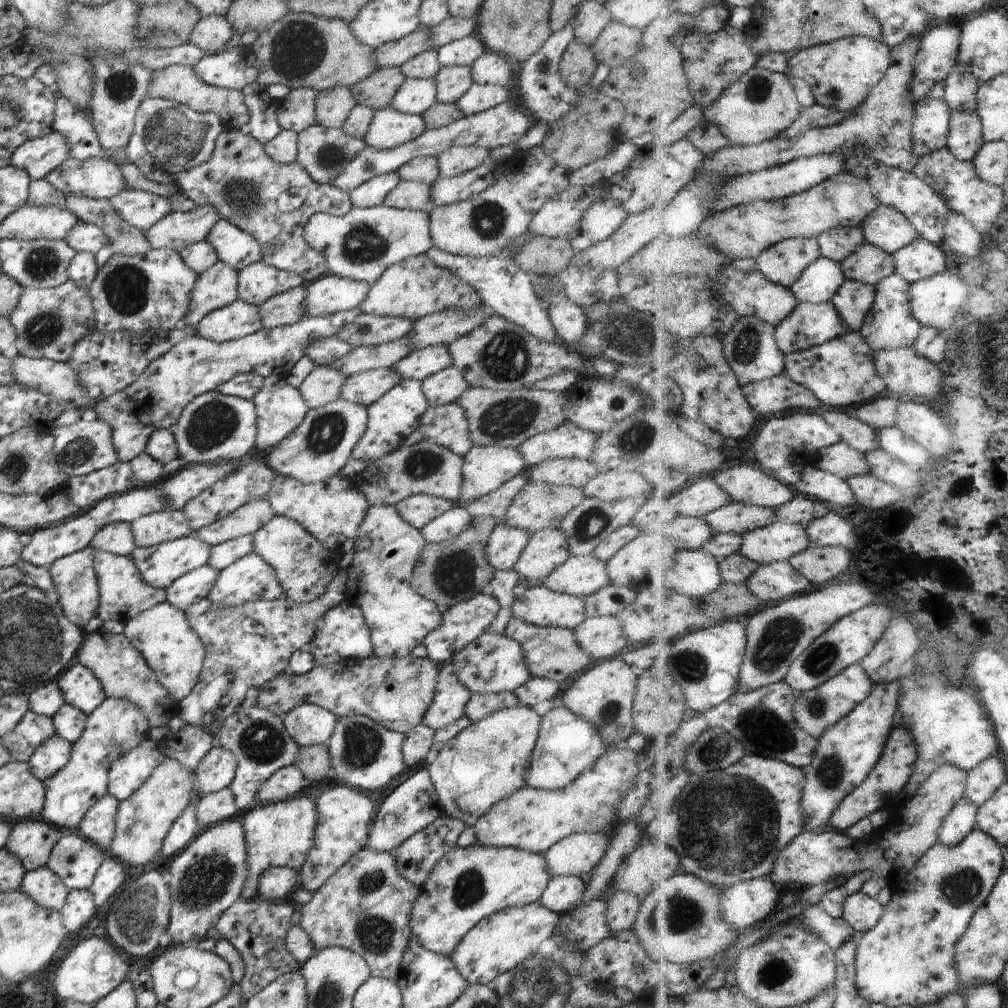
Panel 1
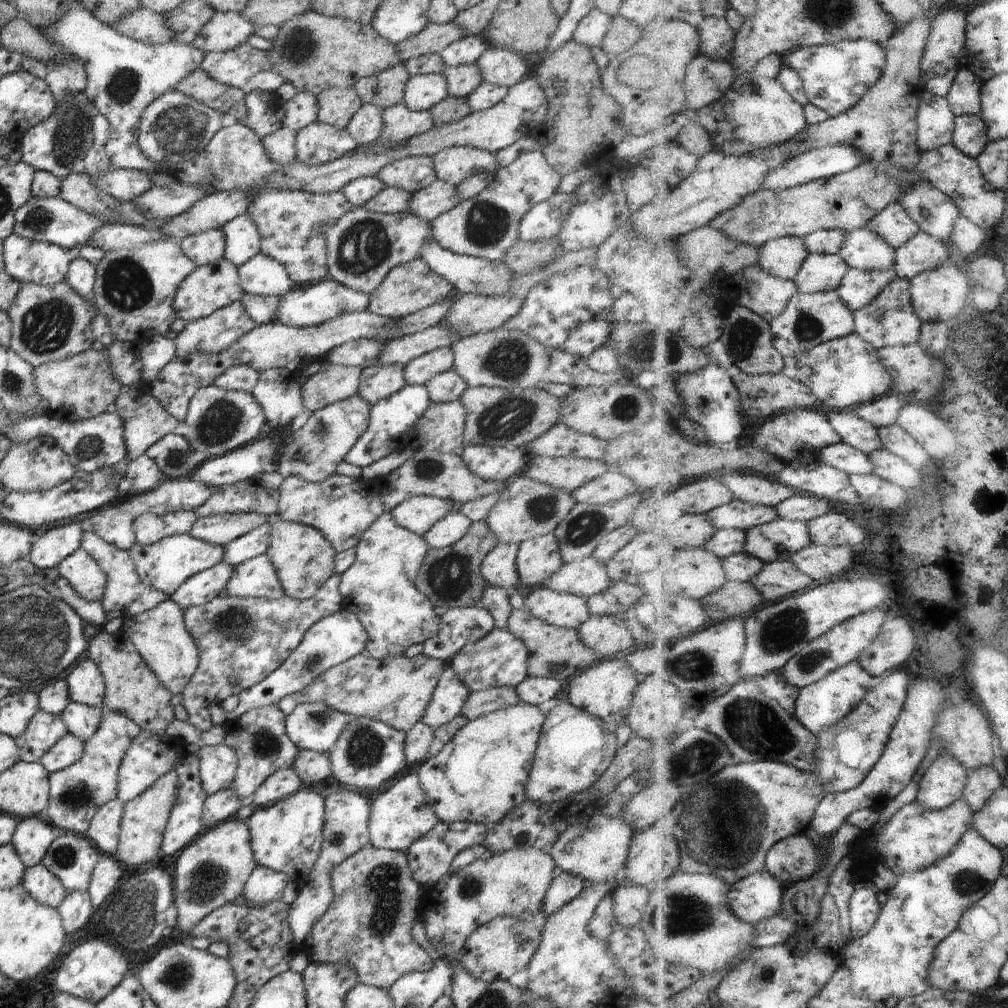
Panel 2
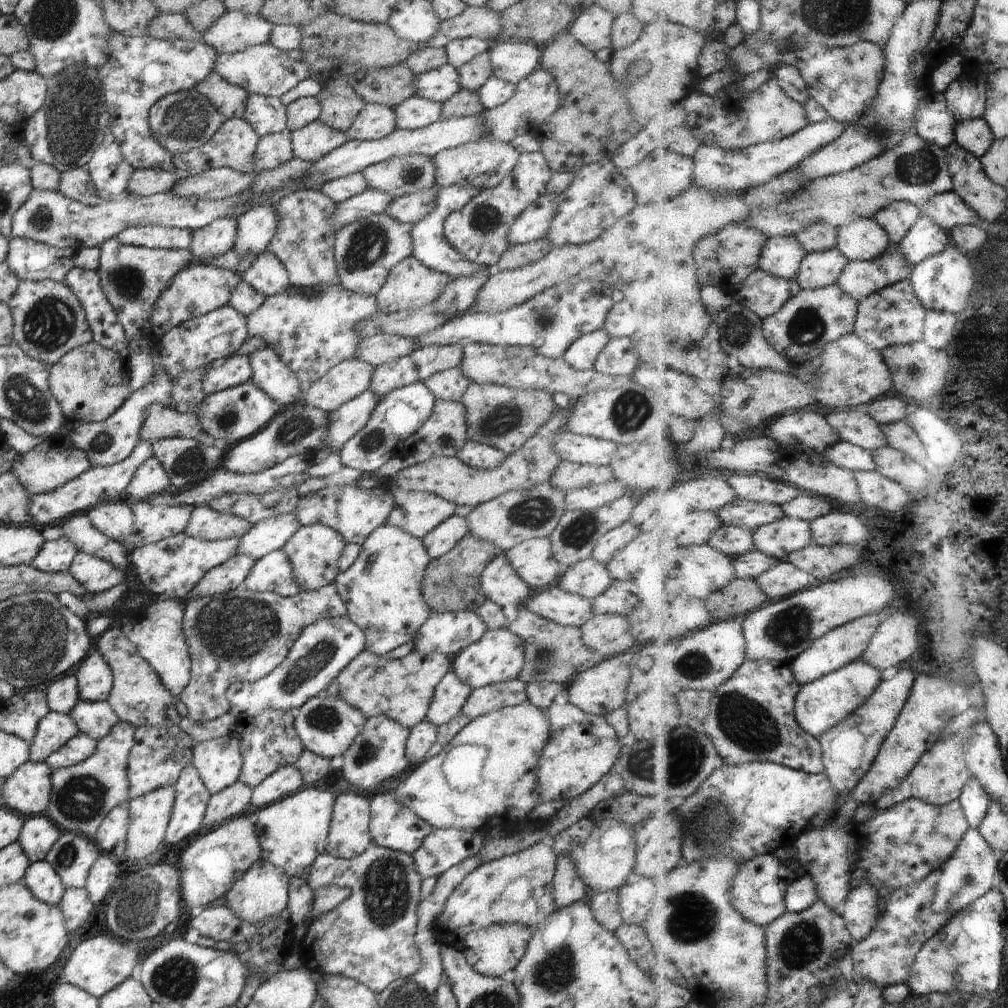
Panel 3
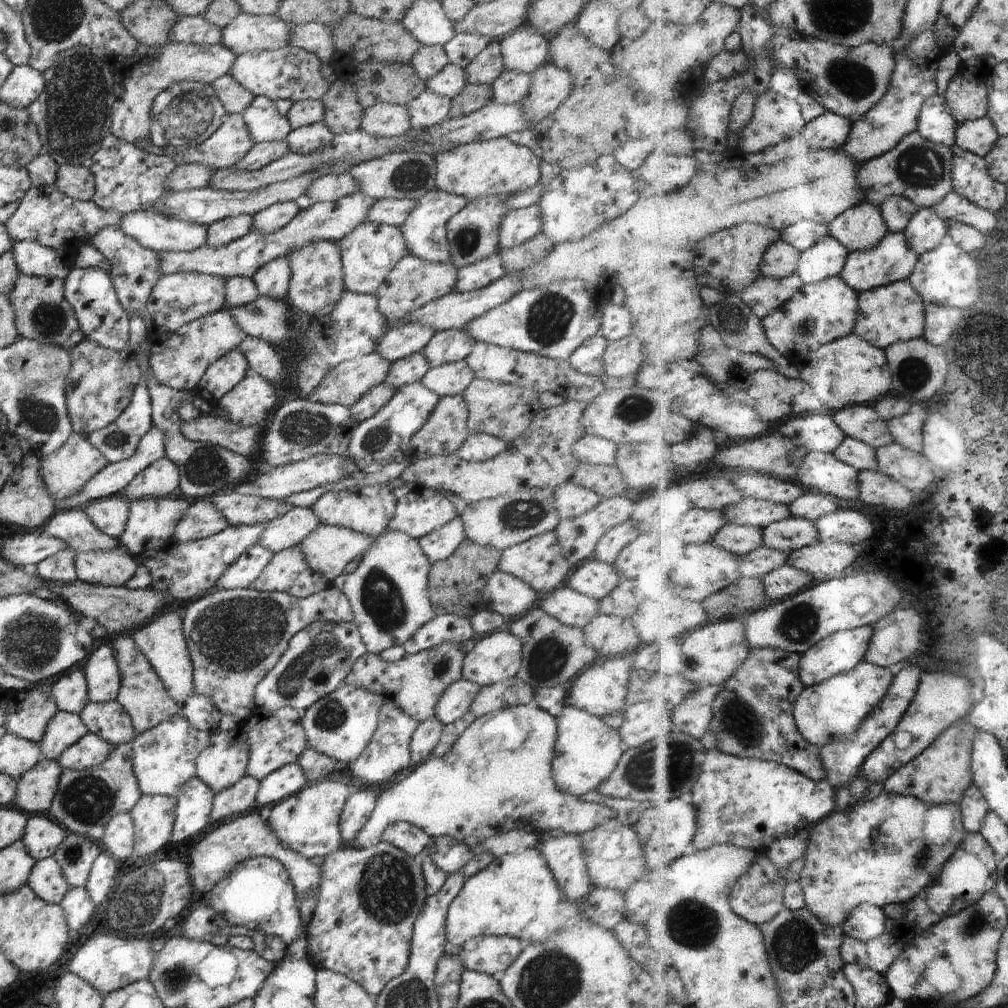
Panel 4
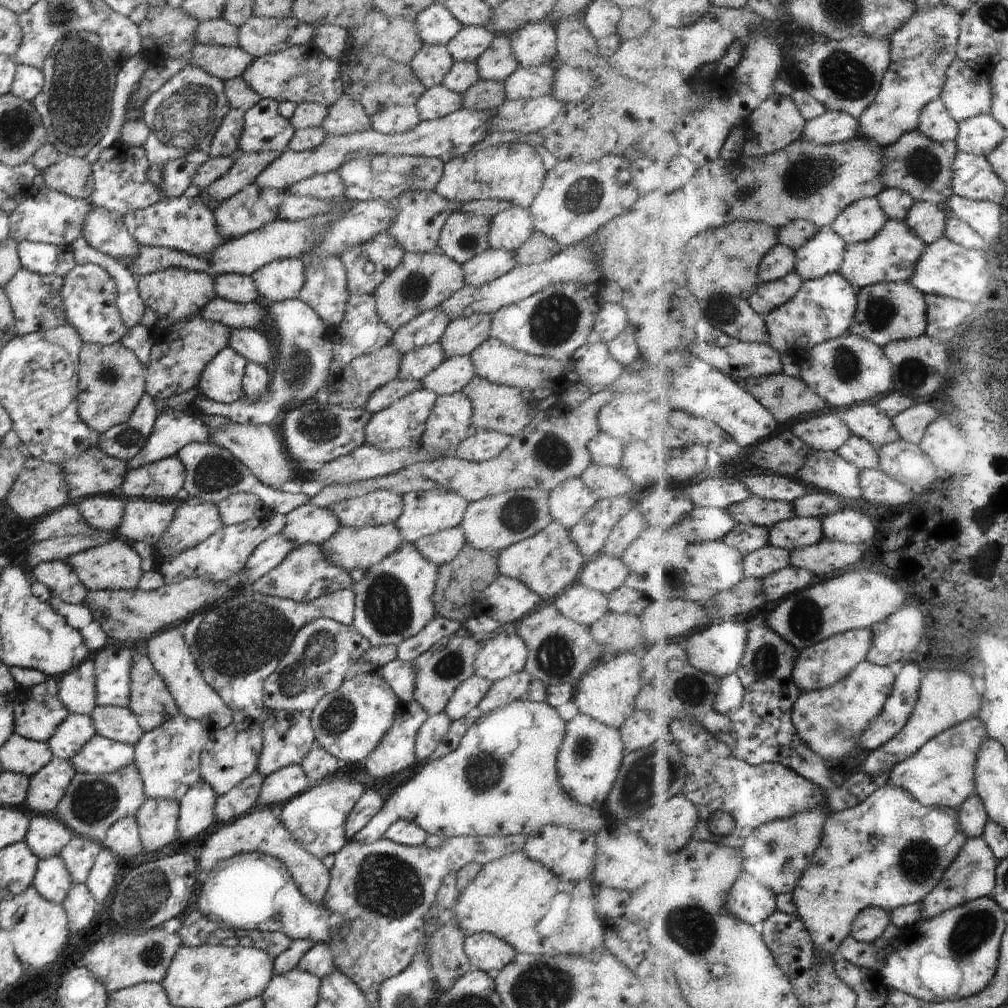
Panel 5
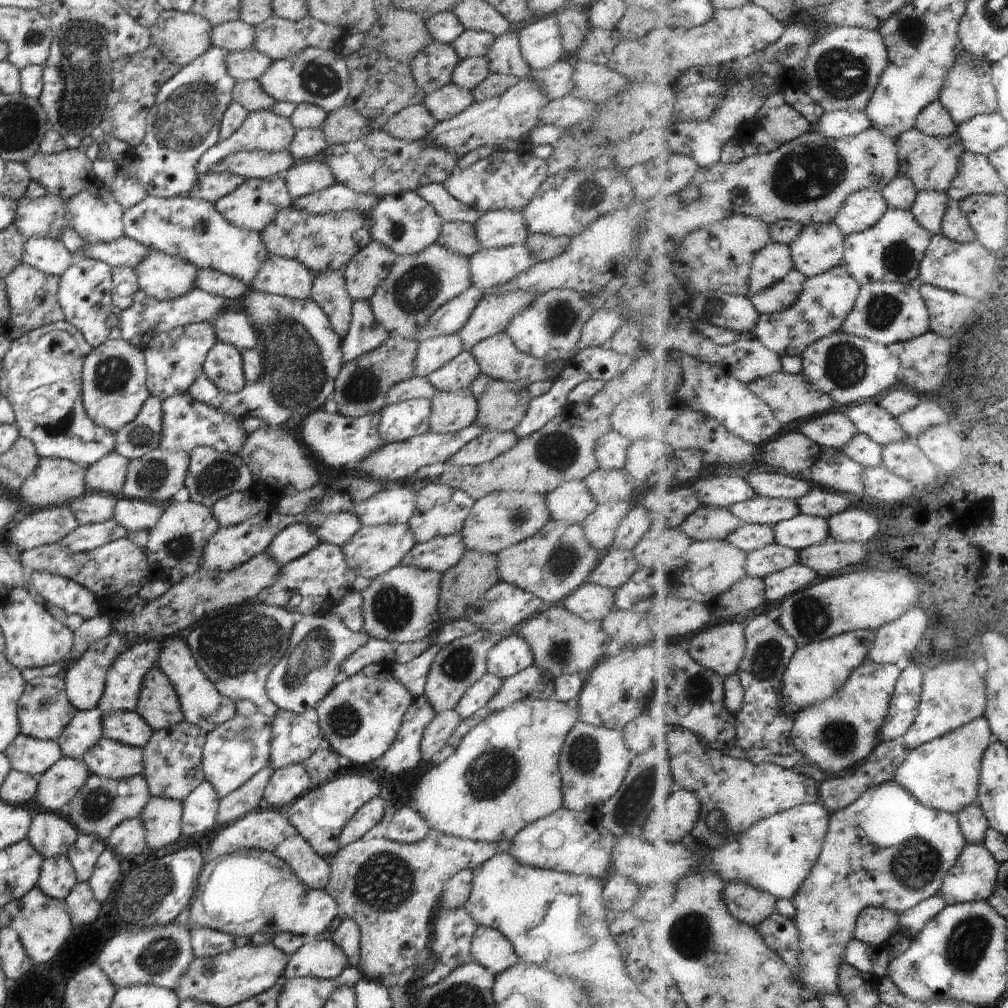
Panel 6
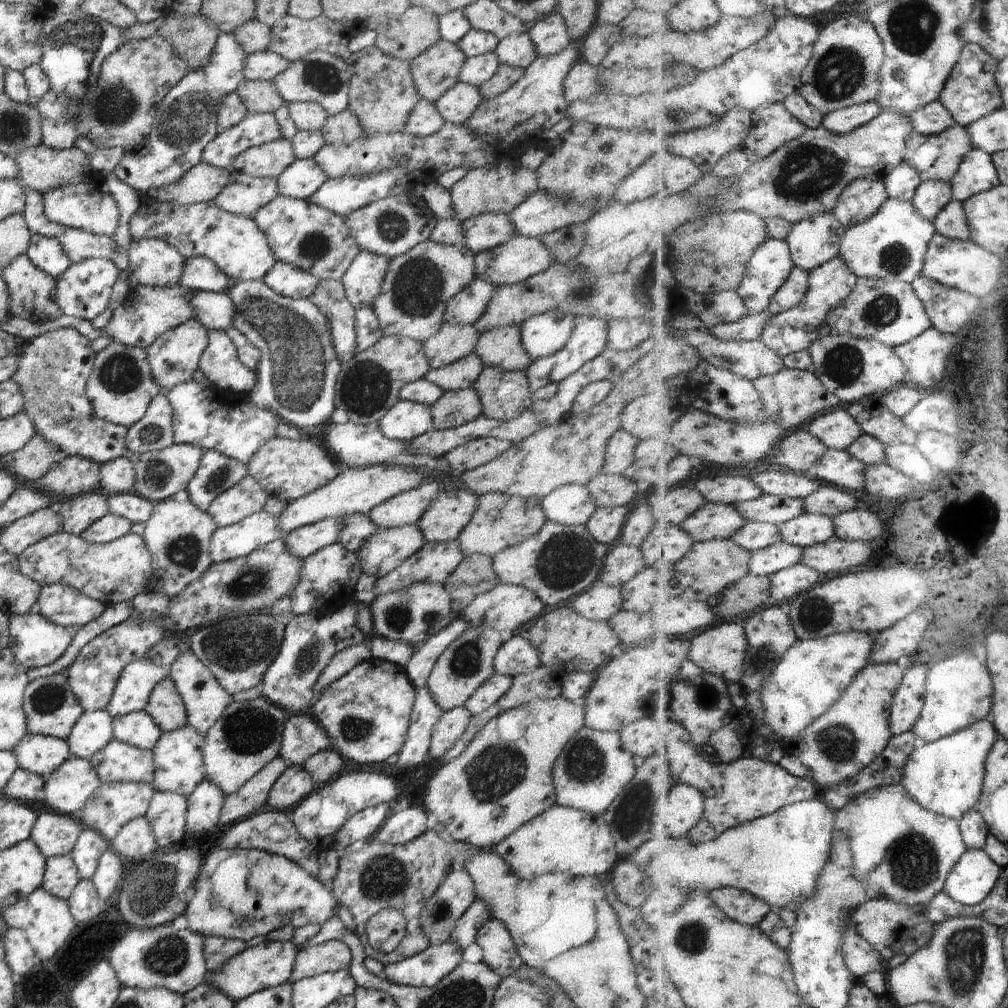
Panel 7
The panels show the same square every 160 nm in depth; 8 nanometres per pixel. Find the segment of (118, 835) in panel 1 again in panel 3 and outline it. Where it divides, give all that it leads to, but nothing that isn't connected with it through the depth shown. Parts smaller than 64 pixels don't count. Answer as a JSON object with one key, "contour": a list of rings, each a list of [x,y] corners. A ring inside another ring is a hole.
{"contour":[[[166,785],[162,788],[147,792],[139,797],[128,800],[129,825],[127,830],[125,854],[128,860],[136,862],[142,858],[148,858],[156,850],[165,847],[165,834],[169,820],[171,819],[175,790],[173,786]]]}

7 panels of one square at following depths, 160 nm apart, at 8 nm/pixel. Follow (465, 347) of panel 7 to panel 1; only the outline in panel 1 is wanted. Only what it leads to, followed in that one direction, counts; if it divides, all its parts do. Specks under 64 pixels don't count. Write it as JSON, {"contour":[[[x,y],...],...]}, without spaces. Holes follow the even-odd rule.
{"contour":[[[394,368],[364,371],[345,378],[339,398],[369,407],[402,379]]]}

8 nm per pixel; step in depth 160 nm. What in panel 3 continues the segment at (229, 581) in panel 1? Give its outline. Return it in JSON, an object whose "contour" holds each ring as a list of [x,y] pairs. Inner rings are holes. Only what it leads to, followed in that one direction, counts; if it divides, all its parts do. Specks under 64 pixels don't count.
{"contour":[[[282,549],[259,558],[241,586],[255,593],[276,593],[286,598],[303,590],[294,582],[293,569]]]}

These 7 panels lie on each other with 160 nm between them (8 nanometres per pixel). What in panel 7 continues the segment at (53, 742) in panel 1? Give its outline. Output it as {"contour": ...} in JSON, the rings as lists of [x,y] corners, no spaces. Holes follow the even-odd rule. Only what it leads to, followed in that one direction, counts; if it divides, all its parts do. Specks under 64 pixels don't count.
{"contour":[[[112,739],[102,750],[95,752],[89,761],[102,783],[153,782],[153,752],[116,739]]]}

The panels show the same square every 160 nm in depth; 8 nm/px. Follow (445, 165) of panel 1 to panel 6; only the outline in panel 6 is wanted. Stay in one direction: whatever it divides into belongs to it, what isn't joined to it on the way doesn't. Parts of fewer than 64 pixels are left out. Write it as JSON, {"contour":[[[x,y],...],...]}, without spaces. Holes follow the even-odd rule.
{"contour":[[[494,151],[486,159],[480,159],[466,168],[460,169],[456,166],[443,182],[443,186],[450,193],[450,196],[483,213],[502,209],[523,211],[547,176],[547,162],[545,160],[531,156],[529,153],[523,156],[517,155],[515,151]]]}

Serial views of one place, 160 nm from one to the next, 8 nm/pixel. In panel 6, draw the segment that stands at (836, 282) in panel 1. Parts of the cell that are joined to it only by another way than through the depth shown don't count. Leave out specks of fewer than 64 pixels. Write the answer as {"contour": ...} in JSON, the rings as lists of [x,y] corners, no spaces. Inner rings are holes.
{"contour":[[[836,221],[812,223],[792,244],[796,268],[808,278],[842,267],[848,236]]]}

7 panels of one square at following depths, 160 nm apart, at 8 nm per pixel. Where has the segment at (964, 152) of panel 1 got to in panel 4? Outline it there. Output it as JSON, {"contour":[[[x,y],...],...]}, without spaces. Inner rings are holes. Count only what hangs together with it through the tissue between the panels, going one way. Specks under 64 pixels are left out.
{"contour":[[[989,116],[961,123],[957,128],[957,144],[983,157],[994,150],[1001,137],[995,122]]]}

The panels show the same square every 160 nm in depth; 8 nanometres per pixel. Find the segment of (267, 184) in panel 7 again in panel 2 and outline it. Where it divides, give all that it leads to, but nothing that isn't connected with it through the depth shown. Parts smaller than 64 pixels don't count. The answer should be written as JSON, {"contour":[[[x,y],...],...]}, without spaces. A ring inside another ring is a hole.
{"contour":[[[210,229],[183,238],[179,245],[182,252],[197,266],[203,267],[224,259],[225,240],[221,229]]]}

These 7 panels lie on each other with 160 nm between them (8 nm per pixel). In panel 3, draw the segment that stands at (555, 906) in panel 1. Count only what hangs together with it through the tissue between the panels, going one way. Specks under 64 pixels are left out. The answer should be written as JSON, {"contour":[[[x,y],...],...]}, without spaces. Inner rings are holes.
{"contour":[[[566,853],[556,859],[555,875],[553,878],[552,898],[557,908],[562,908],[579,900],[586,900],[590,891],[582,882],[574,863]]]}

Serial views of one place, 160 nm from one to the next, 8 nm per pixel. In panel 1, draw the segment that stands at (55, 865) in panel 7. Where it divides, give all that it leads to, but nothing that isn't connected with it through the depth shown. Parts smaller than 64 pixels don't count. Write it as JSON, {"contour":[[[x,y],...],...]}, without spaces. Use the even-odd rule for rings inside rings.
{"contour":[[[47,866],[25,871],[19,889],[49,911],[59,911],[66,904],[69,893],[62,879]]]}

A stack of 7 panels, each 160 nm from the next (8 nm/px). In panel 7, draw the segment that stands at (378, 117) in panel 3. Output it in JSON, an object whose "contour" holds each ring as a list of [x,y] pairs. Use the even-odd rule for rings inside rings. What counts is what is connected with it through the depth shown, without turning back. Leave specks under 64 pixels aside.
{"contour":[[[421,98],[410,111],[402,132],[410,133],[415,137],[427,137],[438,132],[444,126],[444,123],[445,120],[436,110],[434,103]]]}

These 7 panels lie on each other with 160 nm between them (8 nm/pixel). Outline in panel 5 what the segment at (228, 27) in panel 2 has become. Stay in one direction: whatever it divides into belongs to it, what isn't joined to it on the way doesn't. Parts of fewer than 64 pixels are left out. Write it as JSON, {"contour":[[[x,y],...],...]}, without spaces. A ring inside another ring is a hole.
{"contour":[[[253,14],[238,27],[238,47],[258,58],[310,43],[314,31],[314,26],[292,16],[277,19]]]}

